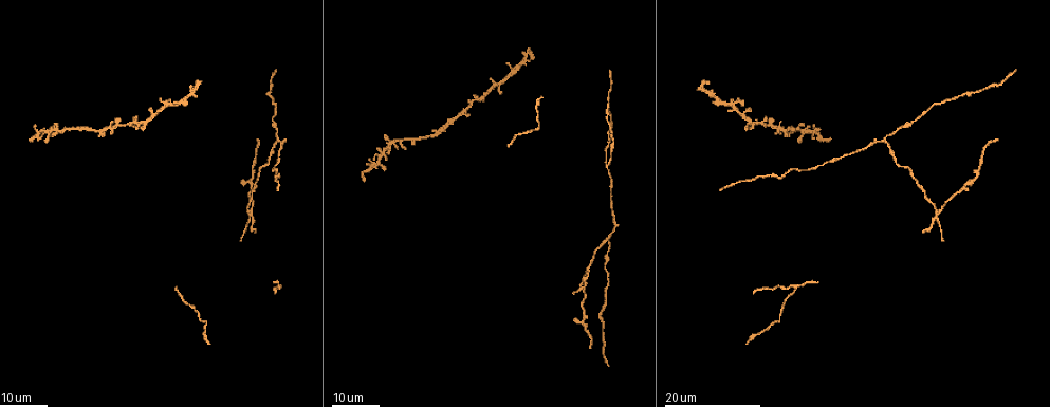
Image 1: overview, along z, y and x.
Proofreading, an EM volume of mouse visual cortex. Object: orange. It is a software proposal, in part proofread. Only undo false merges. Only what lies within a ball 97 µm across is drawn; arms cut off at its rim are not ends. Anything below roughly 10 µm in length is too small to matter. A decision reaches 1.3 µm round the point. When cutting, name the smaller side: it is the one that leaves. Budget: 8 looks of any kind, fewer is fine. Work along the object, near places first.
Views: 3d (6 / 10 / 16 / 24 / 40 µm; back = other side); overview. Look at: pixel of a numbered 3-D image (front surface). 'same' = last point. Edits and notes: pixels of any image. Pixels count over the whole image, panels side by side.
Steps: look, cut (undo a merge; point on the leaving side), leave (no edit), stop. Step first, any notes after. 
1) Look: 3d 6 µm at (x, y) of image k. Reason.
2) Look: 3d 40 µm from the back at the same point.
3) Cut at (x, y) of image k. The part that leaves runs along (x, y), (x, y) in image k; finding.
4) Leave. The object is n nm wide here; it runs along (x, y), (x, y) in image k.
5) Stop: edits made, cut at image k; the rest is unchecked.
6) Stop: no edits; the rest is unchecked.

Look: 3d 24 µm at (939, 213) of image 1. Looks like a crossing.

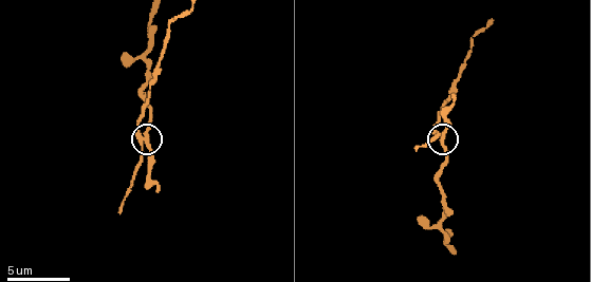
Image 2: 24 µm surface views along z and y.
Look: 3d 10 µm at (147, 142) of image 2.

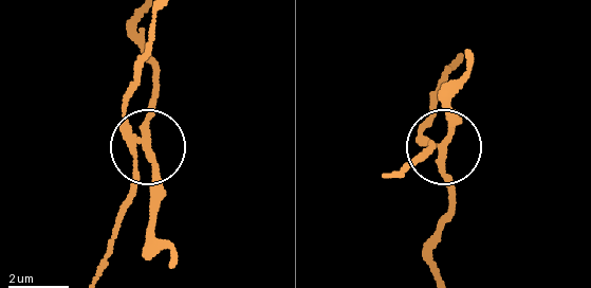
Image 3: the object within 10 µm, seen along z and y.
Look: 3d 10 µm from the back at (144, 145) of image 3. Other side.

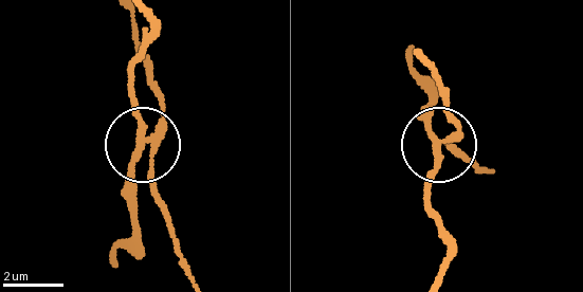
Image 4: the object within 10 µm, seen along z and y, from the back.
Cut at (132, 176) of image 4. The object is 230 nm wide here; the part that leaves runs along (142, 141), (134, 75), (149, 17) in image 4; a second neuron is stuck on.

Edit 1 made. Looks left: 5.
Look: 3d 24 µm at (611, 235) of image 1. Three arms meet.

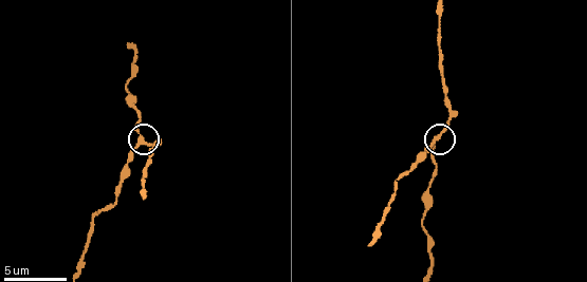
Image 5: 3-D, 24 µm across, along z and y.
Look: 3d 10 µm at (138, 141) of image 5.

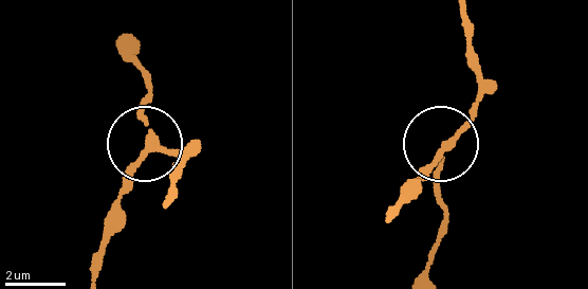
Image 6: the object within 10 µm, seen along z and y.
Leave. 3 arms meet here; continuous, no second neuron.

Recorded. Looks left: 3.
Look: 3d 24 µm at (446, 129) of image 1. A fork.

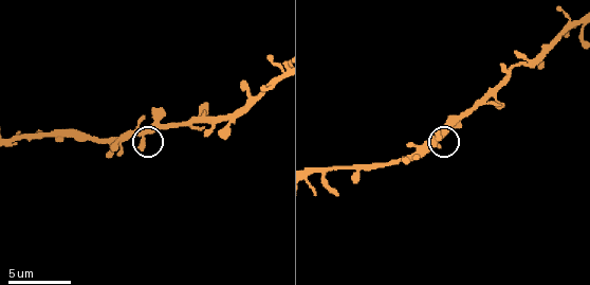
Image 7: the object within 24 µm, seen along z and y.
Look: 3d 6 µm at (144, 142) of image 7. Closer look.

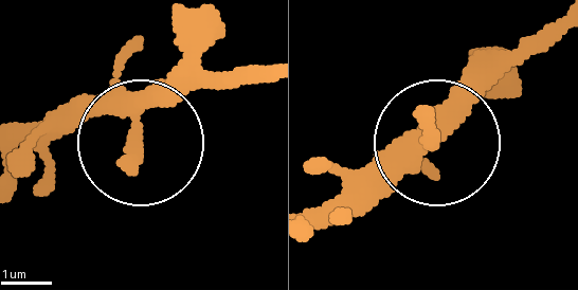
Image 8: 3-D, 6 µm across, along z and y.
Leave. 3 arms meet here; it runs along (555, 22), (441, 149), (378, 165), (344, 195) in image 8; continuous, no second neuron.

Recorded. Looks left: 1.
Stop: edits made, cut at image 4; the rest is unchecked.

